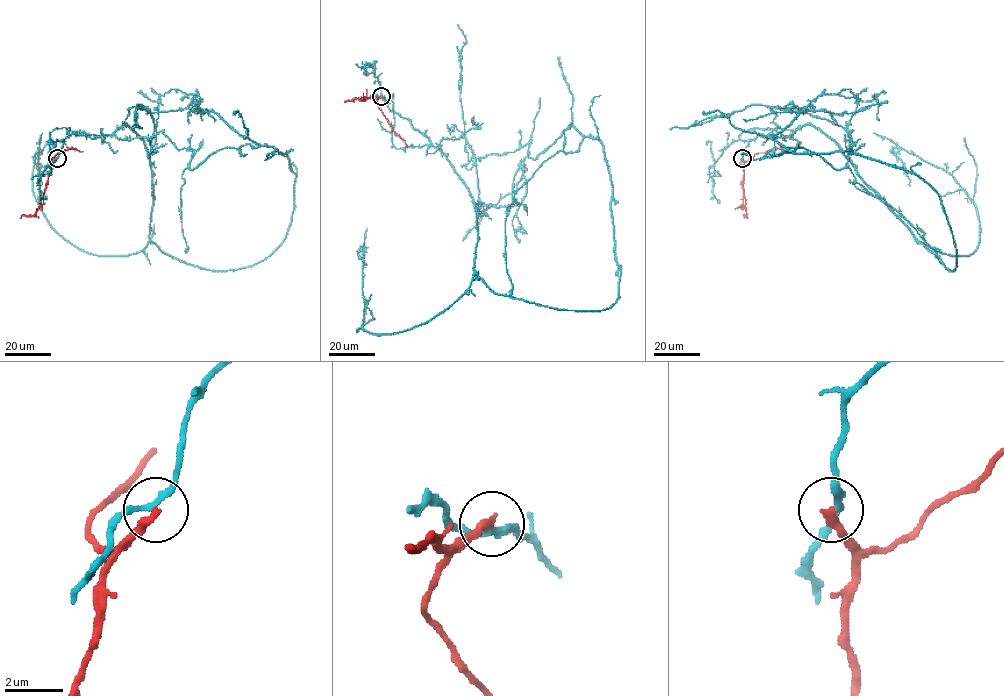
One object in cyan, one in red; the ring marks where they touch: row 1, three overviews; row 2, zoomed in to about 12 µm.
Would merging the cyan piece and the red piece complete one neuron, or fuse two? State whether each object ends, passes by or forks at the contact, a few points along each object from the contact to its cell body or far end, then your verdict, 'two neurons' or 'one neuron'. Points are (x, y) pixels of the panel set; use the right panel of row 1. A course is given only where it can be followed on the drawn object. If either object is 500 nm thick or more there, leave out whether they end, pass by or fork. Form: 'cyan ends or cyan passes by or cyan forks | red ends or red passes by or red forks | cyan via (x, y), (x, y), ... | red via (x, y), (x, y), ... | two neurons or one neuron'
cyan passes by | red ends | cyan via (742, 158), (759, 134), (810, 124), (917, 240), (971, 253), (973, 201), (894, 147), (910, 185) | red via (742, 158), (744, 216), (748, 217) | two neurons

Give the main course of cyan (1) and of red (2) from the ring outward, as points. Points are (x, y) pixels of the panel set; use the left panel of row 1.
1: (57, 158), (71, 134), (129, 127), (147, 245), (64, 240), (38, 147), (41, 185)
2: (57, 158), (35, 215), (21, 217)

